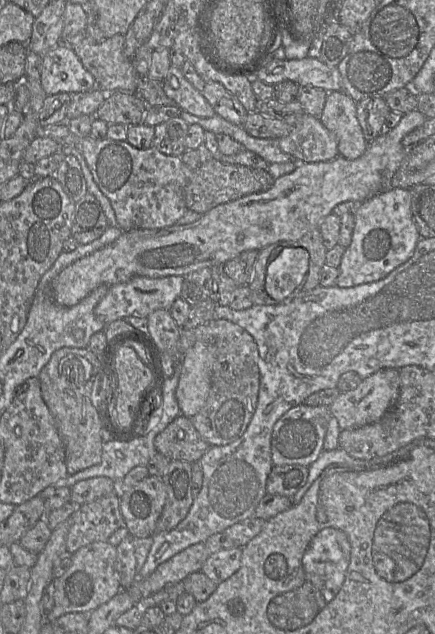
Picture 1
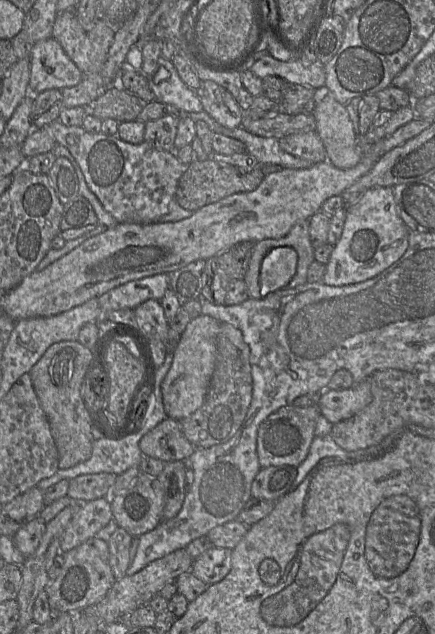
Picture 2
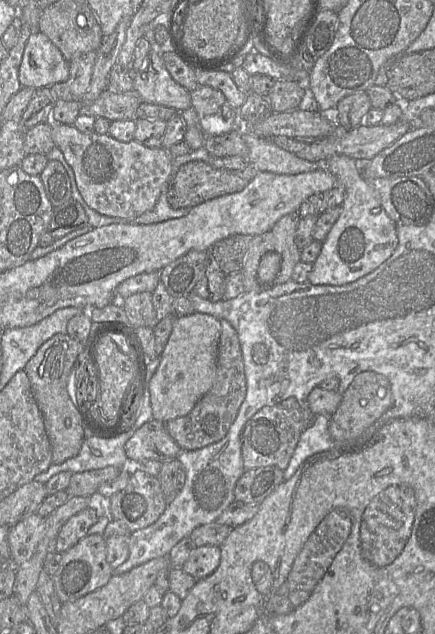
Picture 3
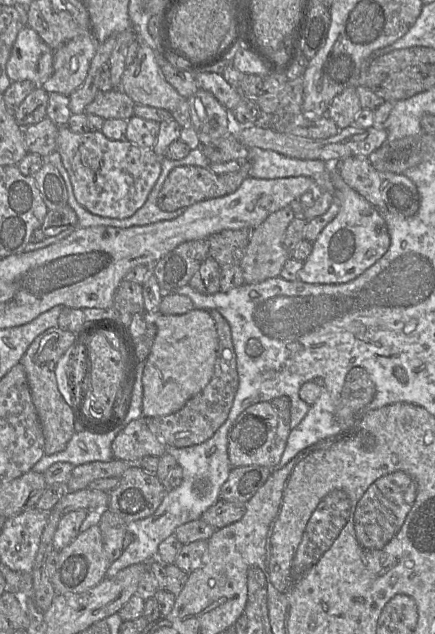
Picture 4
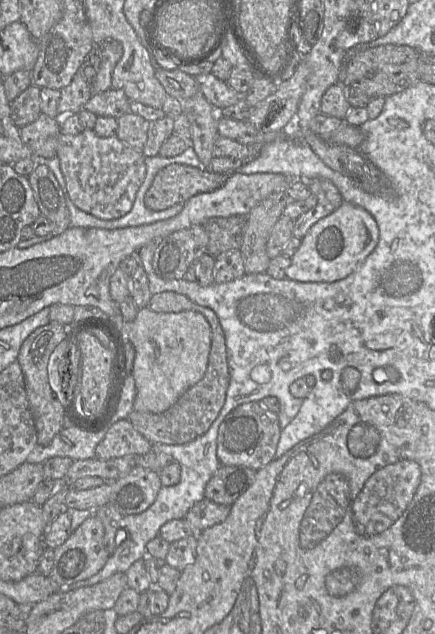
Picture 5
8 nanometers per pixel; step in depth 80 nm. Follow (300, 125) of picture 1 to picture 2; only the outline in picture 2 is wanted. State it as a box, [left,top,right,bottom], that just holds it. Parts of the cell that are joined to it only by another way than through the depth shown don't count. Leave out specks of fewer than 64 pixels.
[279,131,327,165]

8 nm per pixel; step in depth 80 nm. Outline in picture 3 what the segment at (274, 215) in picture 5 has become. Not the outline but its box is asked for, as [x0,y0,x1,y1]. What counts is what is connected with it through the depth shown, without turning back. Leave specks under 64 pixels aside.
[241,212,300,292]

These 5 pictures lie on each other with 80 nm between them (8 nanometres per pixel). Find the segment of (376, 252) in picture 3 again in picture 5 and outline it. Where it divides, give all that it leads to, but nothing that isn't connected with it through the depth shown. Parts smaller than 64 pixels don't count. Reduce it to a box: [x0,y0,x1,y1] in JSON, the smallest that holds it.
[286,201,379,283]

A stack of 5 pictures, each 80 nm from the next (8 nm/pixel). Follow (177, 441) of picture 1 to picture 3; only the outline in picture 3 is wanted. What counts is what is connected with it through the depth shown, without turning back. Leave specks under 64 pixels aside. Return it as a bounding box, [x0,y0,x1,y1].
[125,419,182,463]

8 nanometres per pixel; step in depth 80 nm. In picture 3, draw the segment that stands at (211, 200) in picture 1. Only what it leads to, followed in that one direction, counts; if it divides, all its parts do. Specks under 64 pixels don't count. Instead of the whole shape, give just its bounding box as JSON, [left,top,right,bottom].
[166,161,257,209]

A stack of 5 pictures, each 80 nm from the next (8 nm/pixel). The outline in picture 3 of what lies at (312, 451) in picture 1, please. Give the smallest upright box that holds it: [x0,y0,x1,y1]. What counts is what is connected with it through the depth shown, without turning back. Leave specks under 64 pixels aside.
[241,405,308,470]

